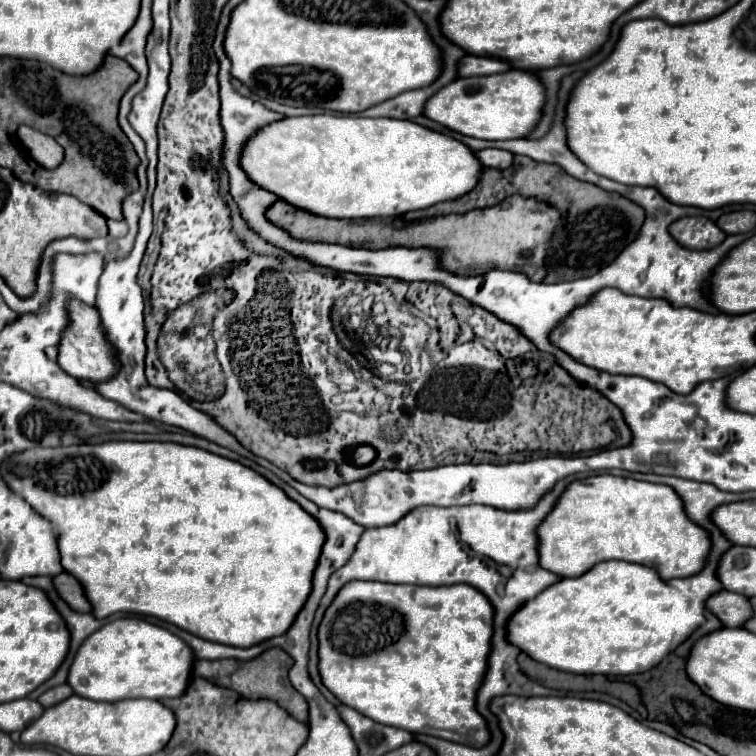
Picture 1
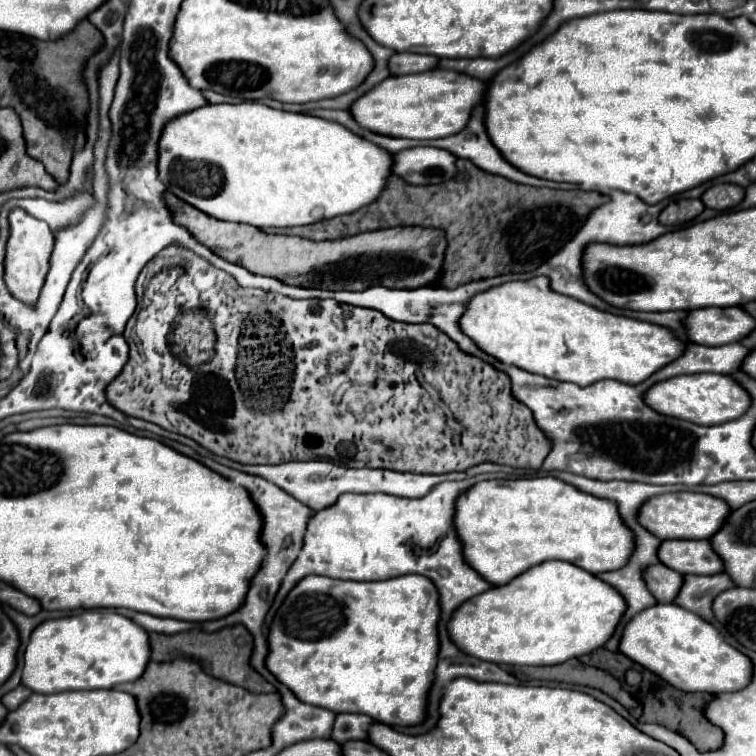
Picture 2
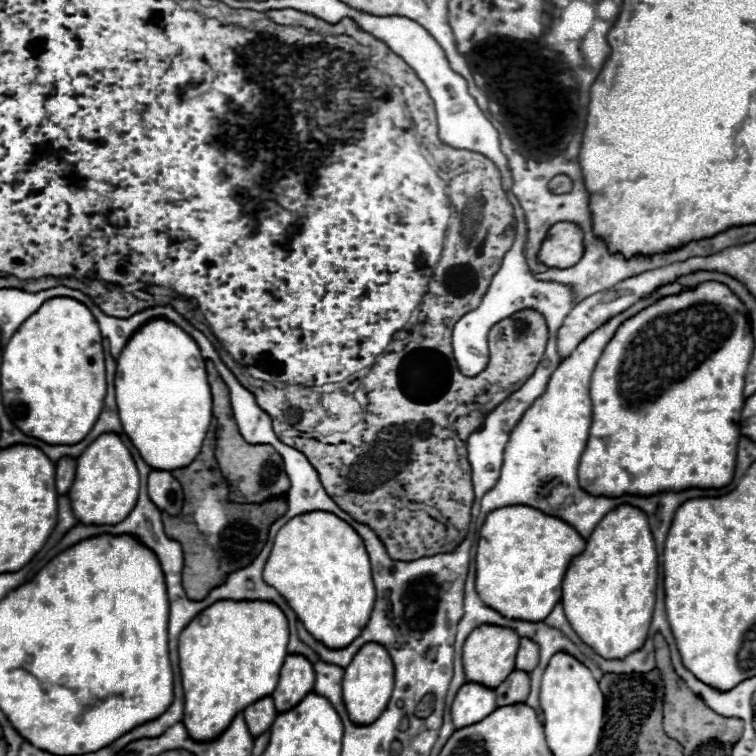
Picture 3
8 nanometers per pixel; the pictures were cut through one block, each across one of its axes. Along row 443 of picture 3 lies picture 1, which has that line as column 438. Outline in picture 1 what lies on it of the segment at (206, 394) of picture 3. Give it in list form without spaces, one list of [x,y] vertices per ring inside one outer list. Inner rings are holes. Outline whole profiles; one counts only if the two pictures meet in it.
[[[300,116],[268,124],[246,142],[242,168],[258,186],[278,194],[302,210],[326,218],[376,218],[402,216],[412,210],[430,208],[438,202],[456,200],[468,194],[480,180],[482,164],[460,140],[434,132],[410,120],[356,118],[356,116]]]

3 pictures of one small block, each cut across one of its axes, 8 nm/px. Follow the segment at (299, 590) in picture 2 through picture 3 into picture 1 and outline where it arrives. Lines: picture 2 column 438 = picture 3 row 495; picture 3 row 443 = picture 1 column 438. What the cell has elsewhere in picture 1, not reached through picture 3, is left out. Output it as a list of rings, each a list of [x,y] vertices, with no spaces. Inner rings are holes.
[[[354,580],[338,592],[320,622],[320,676],[342,704],[372,720],[412,734],[430,734],[464,746],[484,748],[490,742],[490,730],[476,710],[476,694],[488,670],[492,622],[494,606],[490,600],[466,584],[432,588]]]

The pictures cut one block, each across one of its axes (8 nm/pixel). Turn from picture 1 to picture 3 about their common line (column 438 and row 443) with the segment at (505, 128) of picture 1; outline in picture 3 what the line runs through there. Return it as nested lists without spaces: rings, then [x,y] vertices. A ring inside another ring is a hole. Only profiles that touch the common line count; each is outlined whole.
[[[106,432],[100,434],[88,446],[88,452],[82,452],[78,456],[76,478],[68,492],[68,498],[72,502],[72,512],[78,518],[78,522],[118,524],[134,508],[138,500],[138,488],[140,488],[140,476],[130,450],[124,446],[118,434]]]

